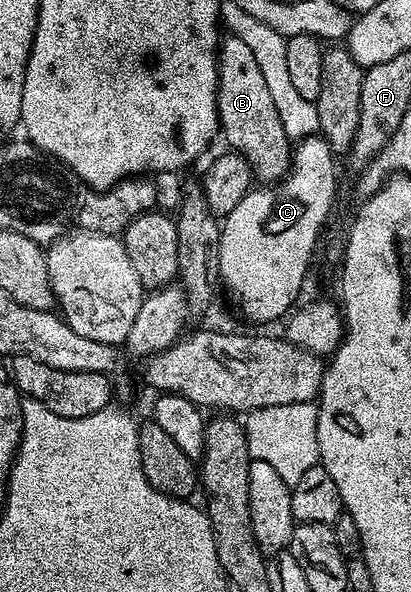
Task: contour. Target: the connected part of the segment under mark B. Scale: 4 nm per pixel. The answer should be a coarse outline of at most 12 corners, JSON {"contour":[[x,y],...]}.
{"contour":[[218,48],[218,125],[259,184],[290,172],[292,141],[252,49]]}

